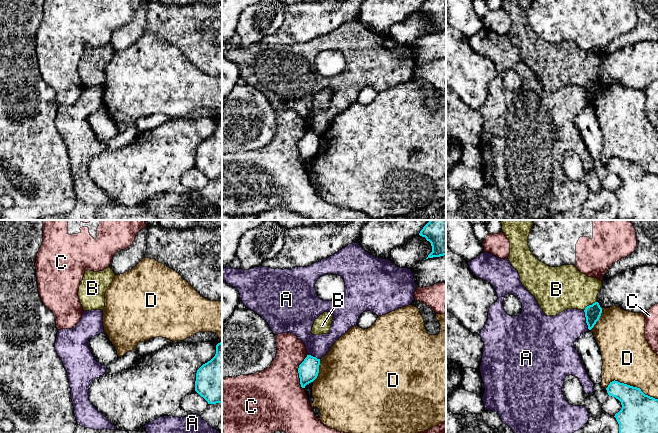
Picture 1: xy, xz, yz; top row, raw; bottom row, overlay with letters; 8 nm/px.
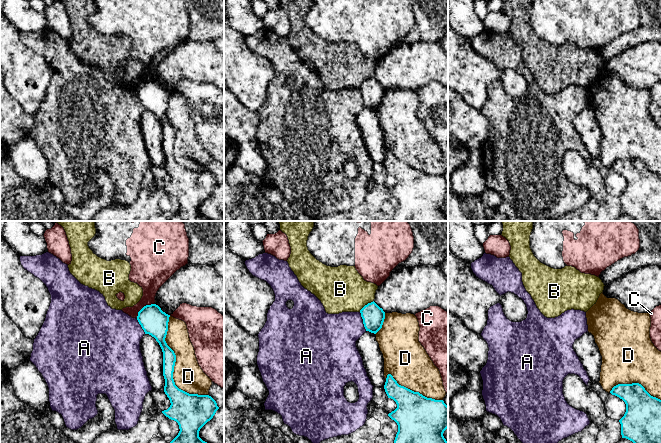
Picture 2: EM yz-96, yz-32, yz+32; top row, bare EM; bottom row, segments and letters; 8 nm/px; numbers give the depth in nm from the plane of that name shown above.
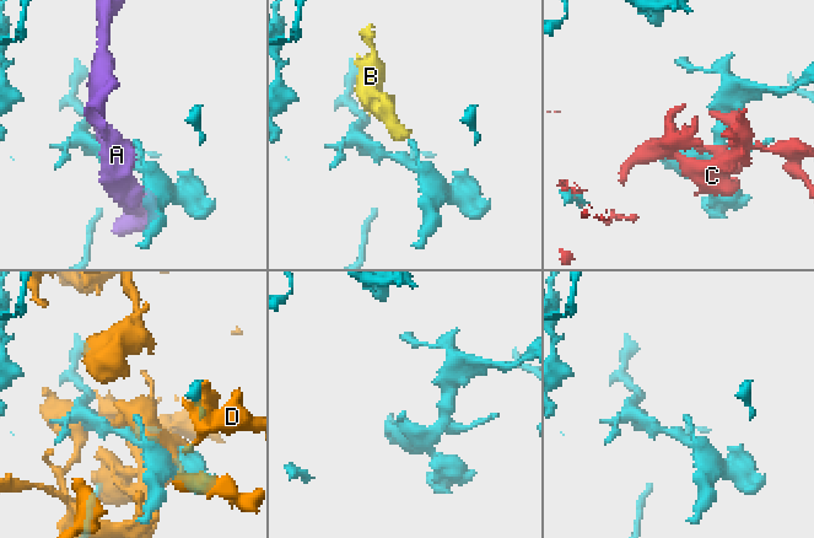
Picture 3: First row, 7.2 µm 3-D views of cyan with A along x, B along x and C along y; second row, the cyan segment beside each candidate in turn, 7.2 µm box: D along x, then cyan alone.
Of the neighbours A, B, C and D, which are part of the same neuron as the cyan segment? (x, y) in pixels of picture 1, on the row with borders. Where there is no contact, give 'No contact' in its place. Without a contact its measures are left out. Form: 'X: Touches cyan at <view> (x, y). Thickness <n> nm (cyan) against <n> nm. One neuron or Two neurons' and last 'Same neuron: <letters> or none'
A: Touches cyan at yz (586, 320). Thickness 130 nm (cyan) against 300 nm. Two neurons
B: Touches cyan at yz (589, 305). Thickness 130 nm (cyan) against 340 nm. Two neurons
C: Touches cyan at xz (298, 371). Thickness 170 nm (cyan) against 420 nm. Two neurons
D: Touches cyan at yz (631, 386). Thickness 300 nm (cyan) against 400 nm. Two neurons
Same neuron: none

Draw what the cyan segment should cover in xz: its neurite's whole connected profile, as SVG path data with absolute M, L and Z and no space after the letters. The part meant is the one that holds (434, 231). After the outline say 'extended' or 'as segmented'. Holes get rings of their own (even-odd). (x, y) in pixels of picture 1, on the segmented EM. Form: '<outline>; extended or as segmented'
M430 220L419 235L432 246L432 252L426 259L446 255L446 220Z; as segmented

